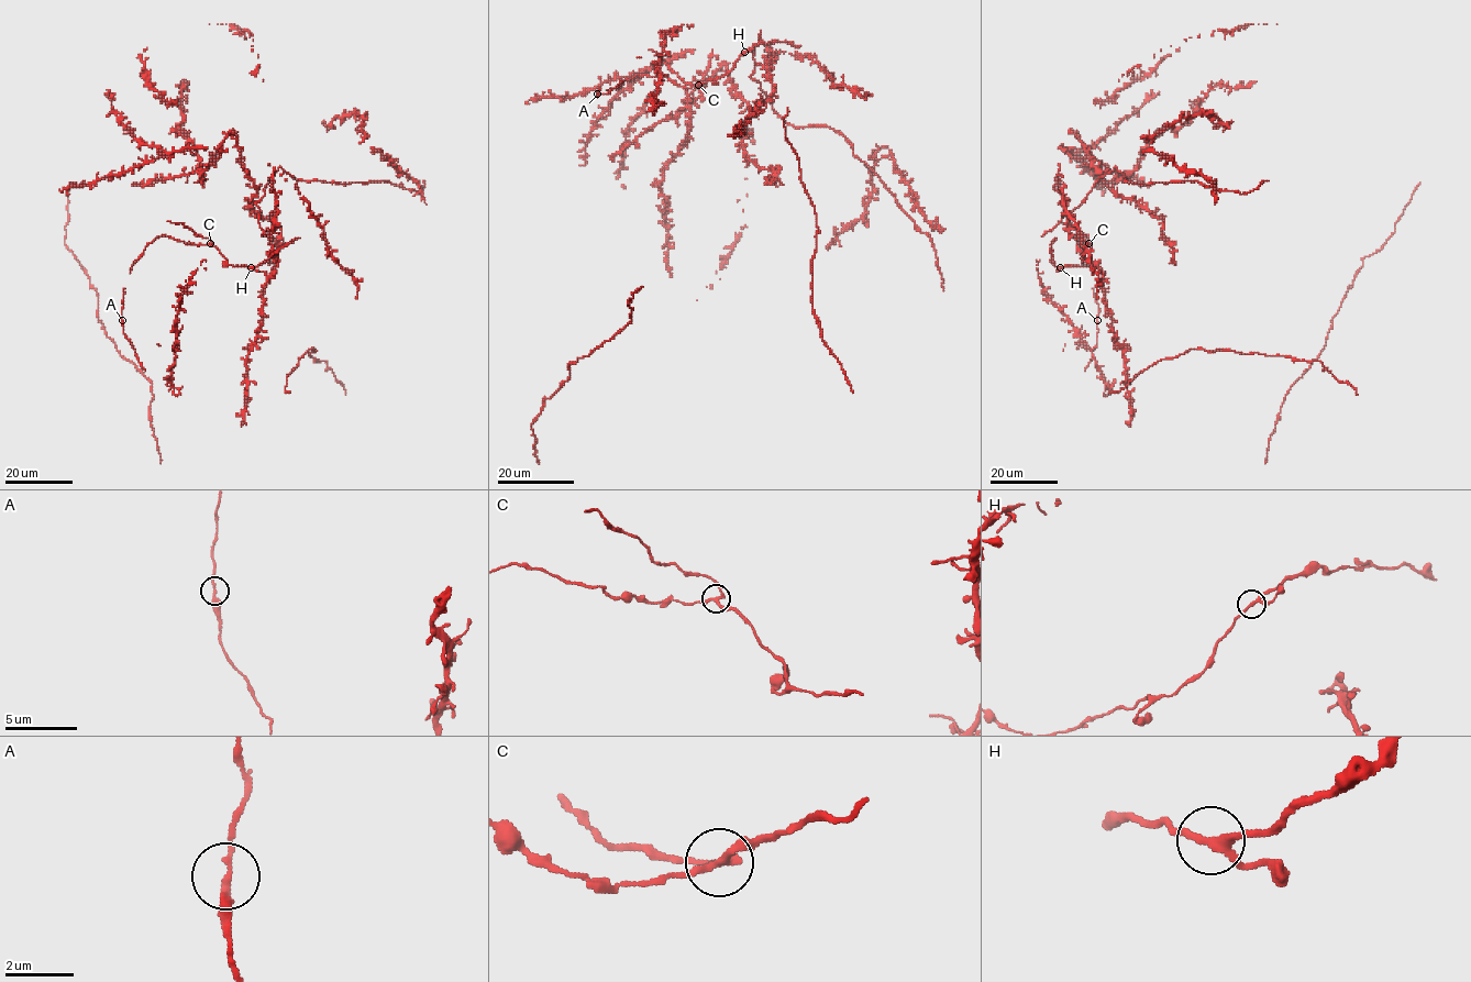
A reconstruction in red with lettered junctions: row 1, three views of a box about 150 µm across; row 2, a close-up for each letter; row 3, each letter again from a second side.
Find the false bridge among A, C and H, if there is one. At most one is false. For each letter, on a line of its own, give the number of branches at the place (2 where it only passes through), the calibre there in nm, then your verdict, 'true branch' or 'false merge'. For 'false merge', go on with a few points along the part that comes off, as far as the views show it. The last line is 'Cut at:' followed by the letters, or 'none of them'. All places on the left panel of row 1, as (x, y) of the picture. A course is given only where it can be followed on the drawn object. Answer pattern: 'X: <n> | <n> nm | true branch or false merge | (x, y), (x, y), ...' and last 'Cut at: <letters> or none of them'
A: 2 | 240 nm | true branch
C: 3 | 190 nm | false merge | (210, 243), (181, 223), (167, 221)
H: 3 | 200 nm | true branch
Cut at: C

